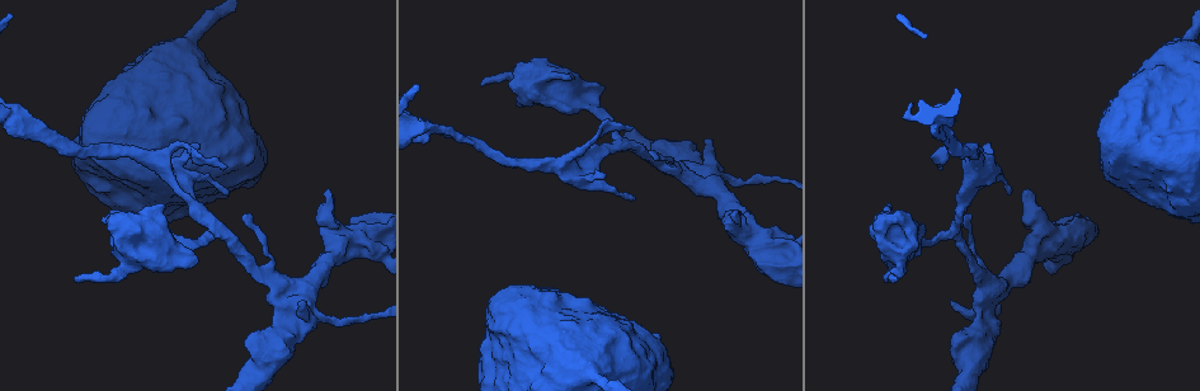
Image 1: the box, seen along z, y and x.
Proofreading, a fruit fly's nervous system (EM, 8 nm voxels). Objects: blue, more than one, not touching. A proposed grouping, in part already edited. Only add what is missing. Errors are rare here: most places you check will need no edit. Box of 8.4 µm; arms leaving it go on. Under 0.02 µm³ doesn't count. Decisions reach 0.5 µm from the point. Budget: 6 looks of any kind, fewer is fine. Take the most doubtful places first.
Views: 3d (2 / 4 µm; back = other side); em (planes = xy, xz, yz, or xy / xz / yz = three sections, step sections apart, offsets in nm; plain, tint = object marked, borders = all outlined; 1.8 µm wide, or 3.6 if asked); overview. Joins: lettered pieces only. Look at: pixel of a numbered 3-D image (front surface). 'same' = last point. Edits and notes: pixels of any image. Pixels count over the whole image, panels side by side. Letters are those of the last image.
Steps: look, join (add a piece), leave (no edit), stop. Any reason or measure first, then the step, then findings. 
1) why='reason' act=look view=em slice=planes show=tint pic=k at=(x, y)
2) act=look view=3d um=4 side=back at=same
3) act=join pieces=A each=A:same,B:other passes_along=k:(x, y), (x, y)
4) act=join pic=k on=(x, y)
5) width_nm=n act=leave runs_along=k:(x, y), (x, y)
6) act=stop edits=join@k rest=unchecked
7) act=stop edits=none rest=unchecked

why='sharp bend' act=look view=3d um=2 pic=1 at=(301, 312)

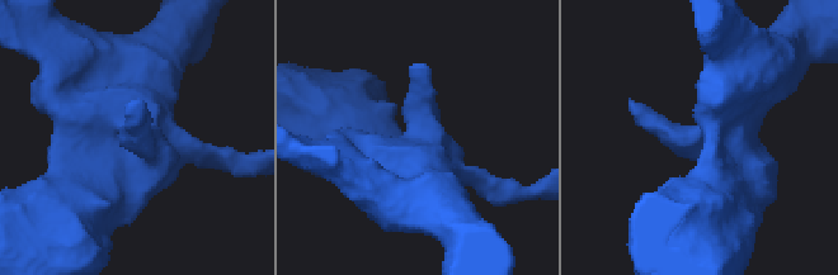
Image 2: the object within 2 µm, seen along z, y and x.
act=look view=em slice=planes show=borders pic=2 at=(736, 134)

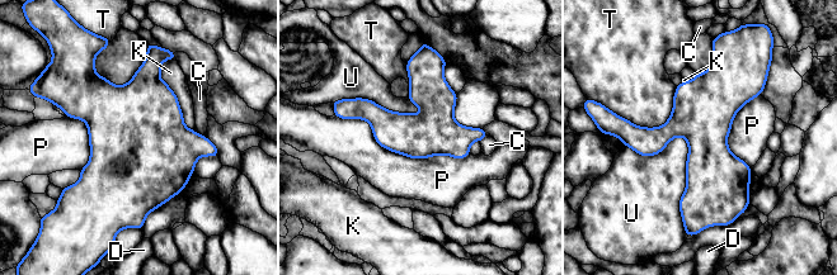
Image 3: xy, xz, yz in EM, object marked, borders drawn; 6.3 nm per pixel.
act=leave each=C:other,D:other,K:other,P:other,T:other,U:other border=3:(622, 143), (686, 141), (683, 221) found='none of them fits'

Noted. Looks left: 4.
why='thick end' act=look view=3d um=4 pic=1 at=(327, 189)

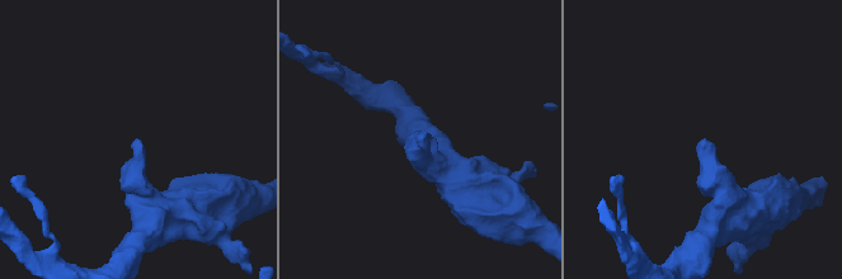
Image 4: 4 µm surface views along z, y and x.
act=look view=em slice=planes show=borders pic=4 at=(704, 142)

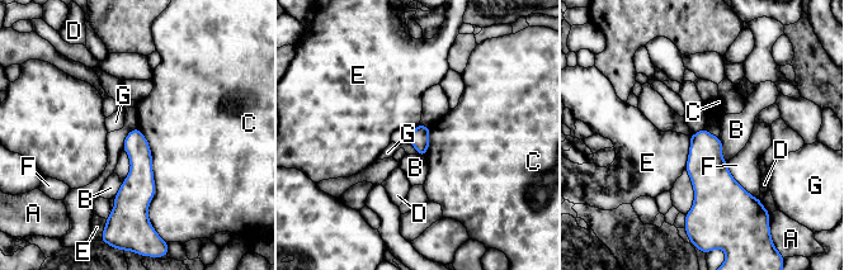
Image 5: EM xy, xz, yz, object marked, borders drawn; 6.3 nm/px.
act=leave each=A:other,B:other,C:other,D:other,E:other,F:other,G:other border=5:(703, 128), (718, 137) found='none of them fits'

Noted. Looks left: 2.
act=stop edits=none rest=unchecked

